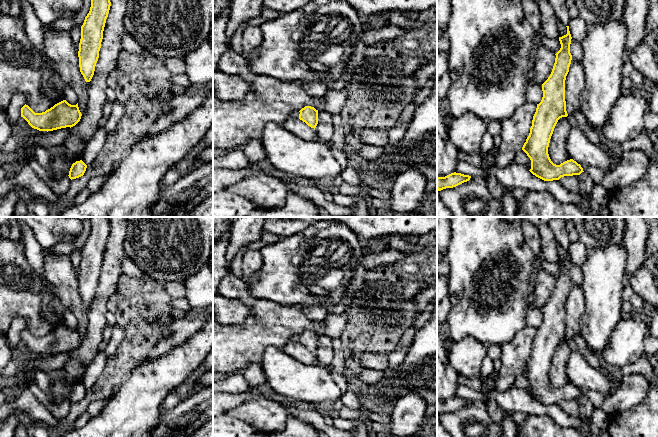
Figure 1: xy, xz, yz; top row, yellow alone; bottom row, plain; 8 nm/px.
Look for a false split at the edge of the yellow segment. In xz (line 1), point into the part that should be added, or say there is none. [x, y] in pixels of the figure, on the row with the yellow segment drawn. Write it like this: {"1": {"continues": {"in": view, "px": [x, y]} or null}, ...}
{"1": {"continues": null}}

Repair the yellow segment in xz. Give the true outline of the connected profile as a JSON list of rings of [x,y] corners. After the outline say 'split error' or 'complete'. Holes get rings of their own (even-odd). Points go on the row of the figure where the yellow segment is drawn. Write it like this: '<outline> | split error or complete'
[[[305,106],[299,112],[299,119],[315,129],[318,124],[318,110],[311,106]]] | complete

